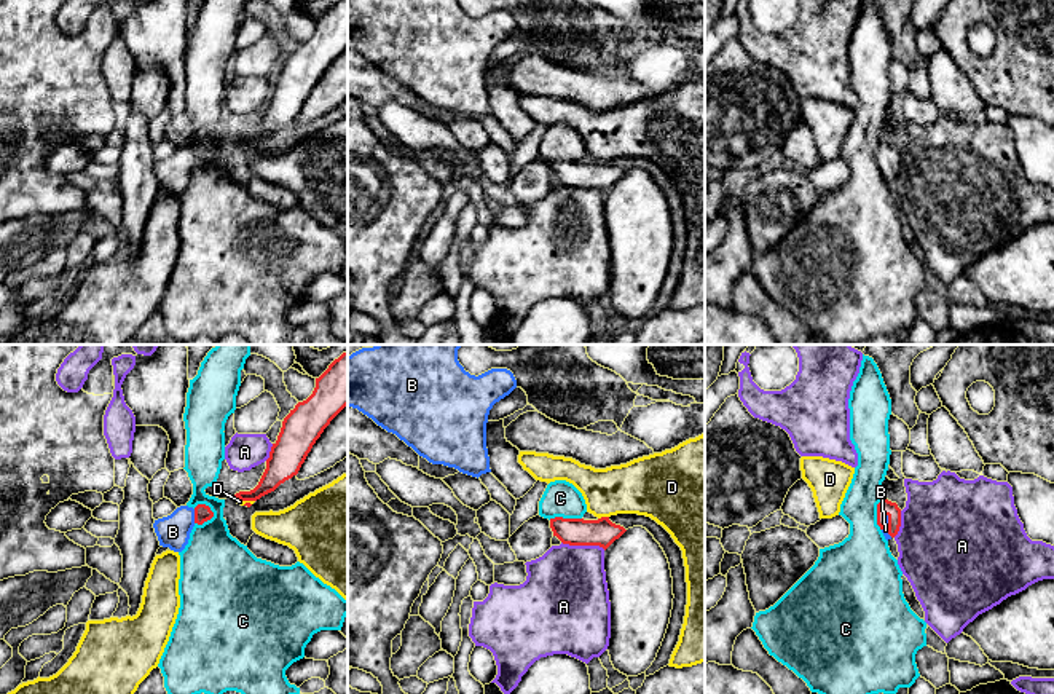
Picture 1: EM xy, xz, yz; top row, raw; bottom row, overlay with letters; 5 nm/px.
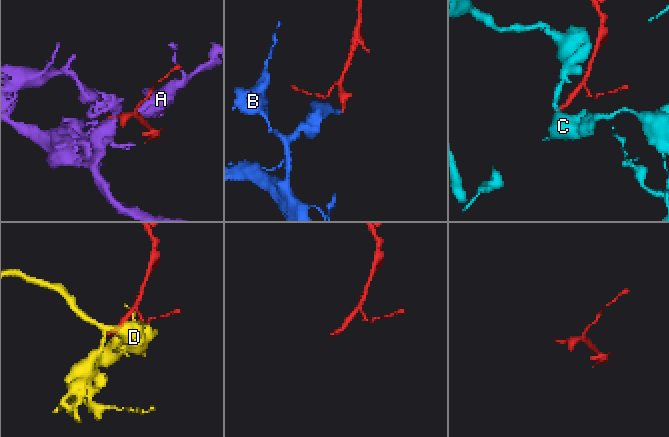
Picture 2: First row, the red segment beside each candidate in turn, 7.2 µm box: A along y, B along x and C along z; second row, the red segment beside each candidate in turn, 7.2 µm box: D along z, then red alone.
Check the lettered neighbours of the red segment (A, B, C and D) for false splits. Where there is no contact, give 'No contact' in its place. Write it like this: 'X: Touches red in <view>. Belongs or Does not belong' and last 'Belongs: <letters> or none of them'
A: Touches red in xz. Does not belong
B: Touches red in xy. Belongs
C: Touches red in xy. Does not belong
D: Touches red in xz. Does not belong
Belongs: B

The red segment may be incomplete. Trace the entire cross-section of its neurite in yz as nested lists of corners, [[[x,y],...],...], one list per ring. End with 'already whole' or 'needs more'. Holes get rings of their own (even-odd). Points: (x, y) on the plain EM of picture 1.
[[[880,142],[877,147],[877,168],[880,169],[887,183],[898,177],[901,169],[901,152],[896,145]]]; needs more

